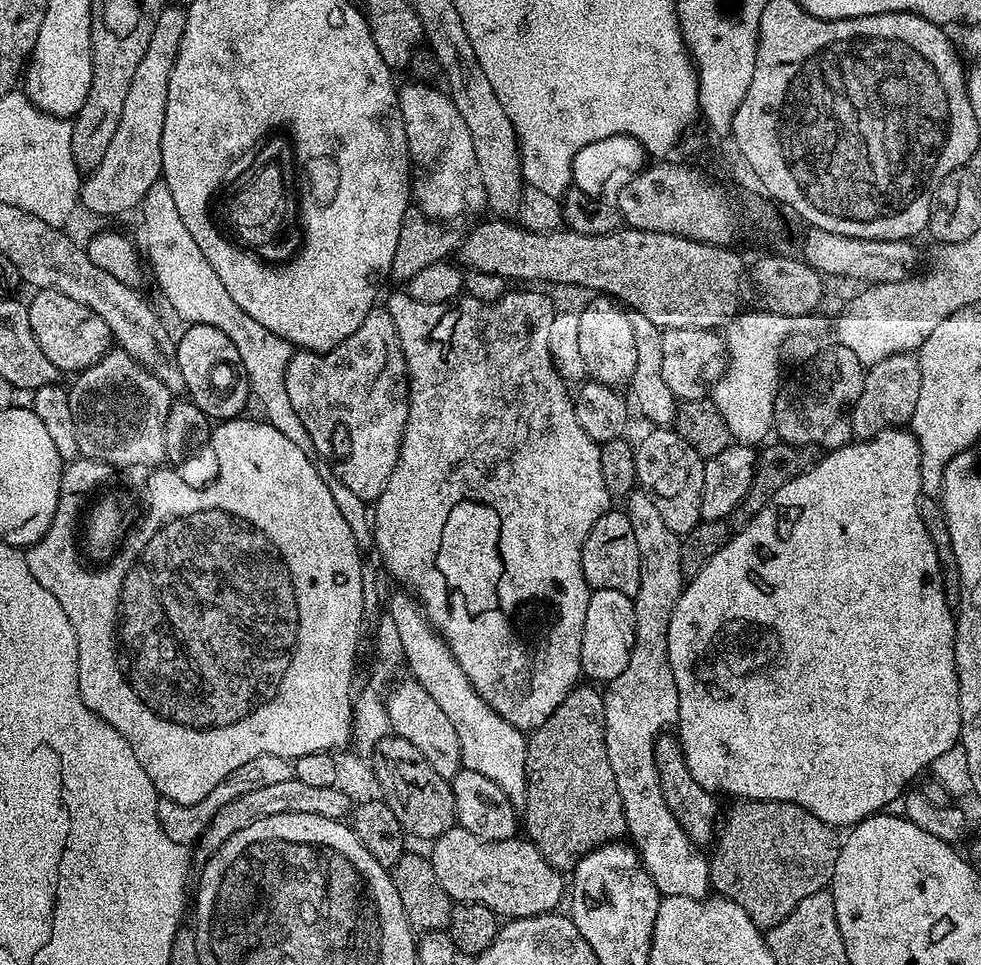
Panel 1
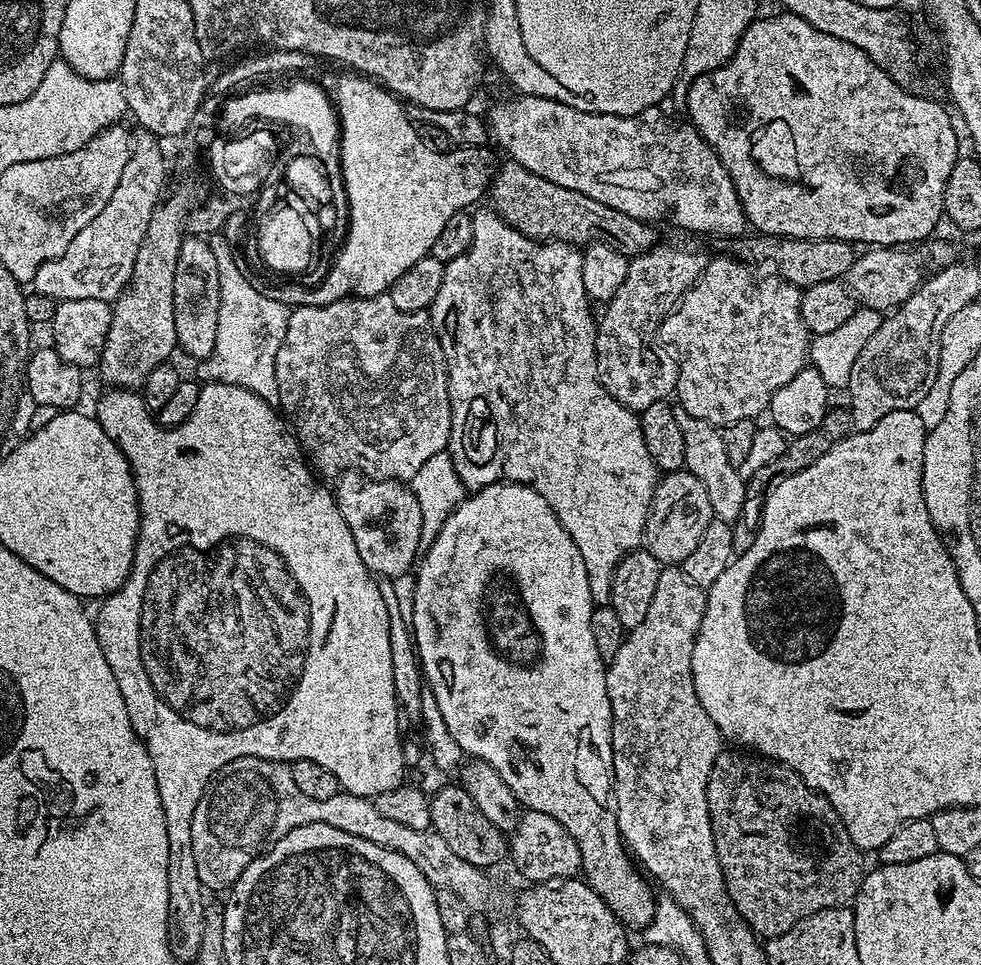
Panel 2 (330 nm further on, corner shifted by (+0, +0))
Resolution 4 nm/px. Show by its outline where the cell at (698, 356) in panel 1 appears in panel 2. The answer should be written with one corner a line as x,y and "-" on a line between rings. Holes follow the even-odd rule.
721,254
717,260
709,259
704,265
704,273
694,281
692,287
680,299
679,304
664,320
663,331
665,333
672,332
673,342
680,347
675,390
675,395
680,396
679,407
707,424
723,426
743,420
756,420
759,417
759,412
762,414
768,412
768,403
772,401
776,391
782,386
786,386
786,382
790,382
790,378
794,378
794,374
798,374
798,370
806,367
810,360
810,333
808,327
804,325
804,319
800,313
801,289
795,288
788,280
781,280
778,276
764,274
759,280
755,275
759,276
749,265
727,254

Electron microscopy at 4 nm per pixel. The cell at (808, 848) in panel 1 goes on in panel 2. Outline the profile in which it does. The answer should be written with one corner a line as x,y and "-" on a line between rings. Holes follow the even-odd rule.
722,750
718,754
710,770
706,798
718,866
740,917
757,937
771,938
786,934
786,930
802,922
802,918
818,914
818,910
851,905
866,875
865,853
846,834
846,826
834,806
785,764
744,750
732,751
736,752

